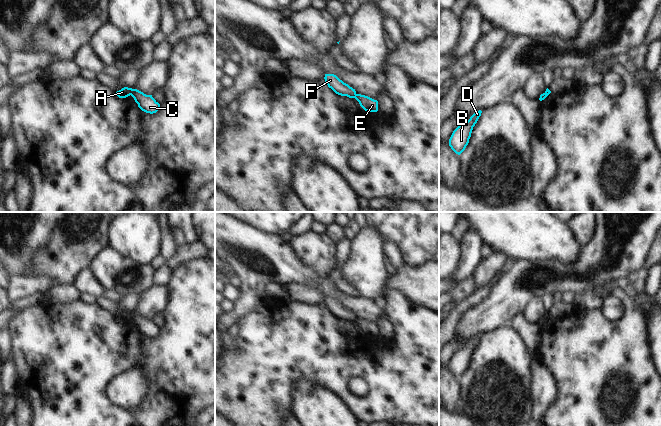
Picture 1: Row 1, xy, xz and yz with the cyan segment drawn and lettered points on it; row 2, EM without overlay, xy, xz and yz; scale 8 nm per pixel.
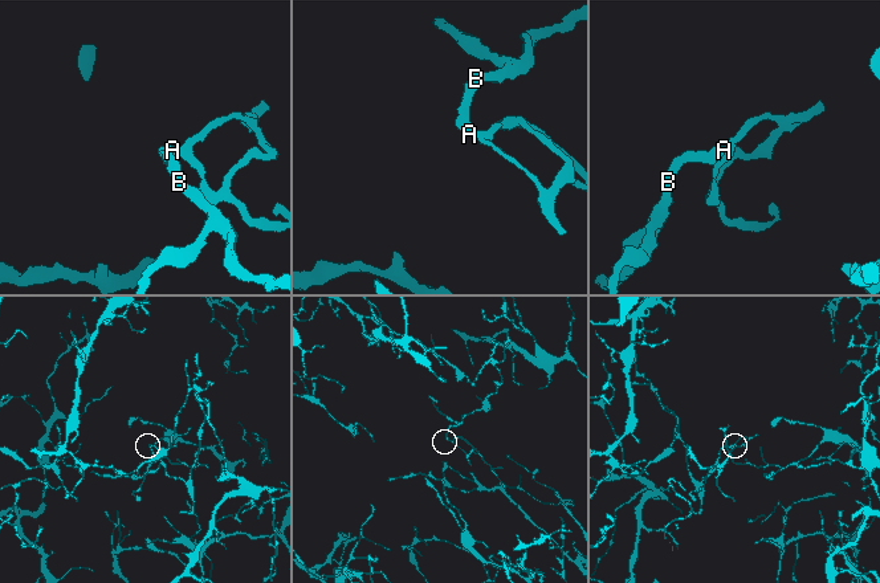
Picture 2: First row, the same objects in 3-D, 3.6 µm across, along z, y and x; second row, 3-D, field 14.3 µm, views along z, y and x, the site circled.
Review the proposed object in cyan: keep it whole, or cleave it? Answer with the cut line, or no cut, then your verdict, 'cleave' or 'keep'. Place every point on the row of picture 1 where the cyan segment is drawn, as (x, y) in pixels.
cut in xy along (132, 89), (130, 94); cleave

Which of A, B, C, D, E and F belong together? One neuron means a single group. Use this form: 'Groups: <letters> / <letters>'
Groups: A B D F / C E.

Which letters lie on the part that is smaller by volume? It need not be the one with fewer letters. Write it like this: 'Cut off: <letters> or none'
Cut off: C, E

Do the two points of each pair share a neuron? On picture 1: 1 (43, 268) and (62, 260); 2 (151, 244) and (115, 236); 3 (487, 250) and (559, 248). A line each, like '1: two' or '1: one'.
1: one
2: one
3: two

